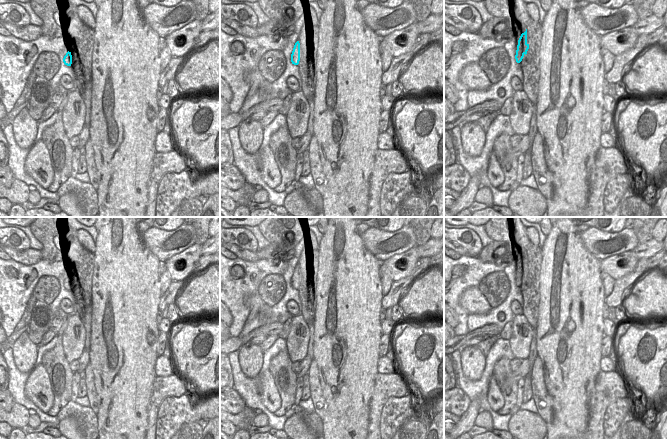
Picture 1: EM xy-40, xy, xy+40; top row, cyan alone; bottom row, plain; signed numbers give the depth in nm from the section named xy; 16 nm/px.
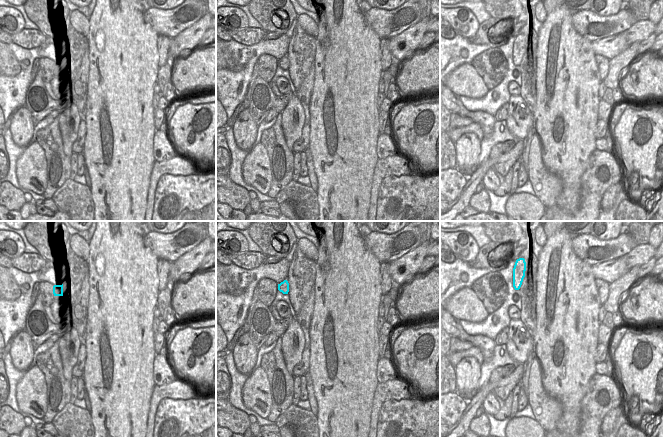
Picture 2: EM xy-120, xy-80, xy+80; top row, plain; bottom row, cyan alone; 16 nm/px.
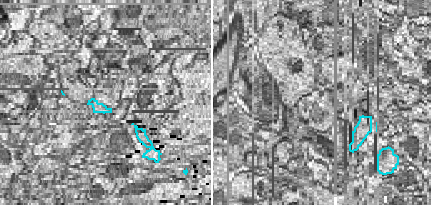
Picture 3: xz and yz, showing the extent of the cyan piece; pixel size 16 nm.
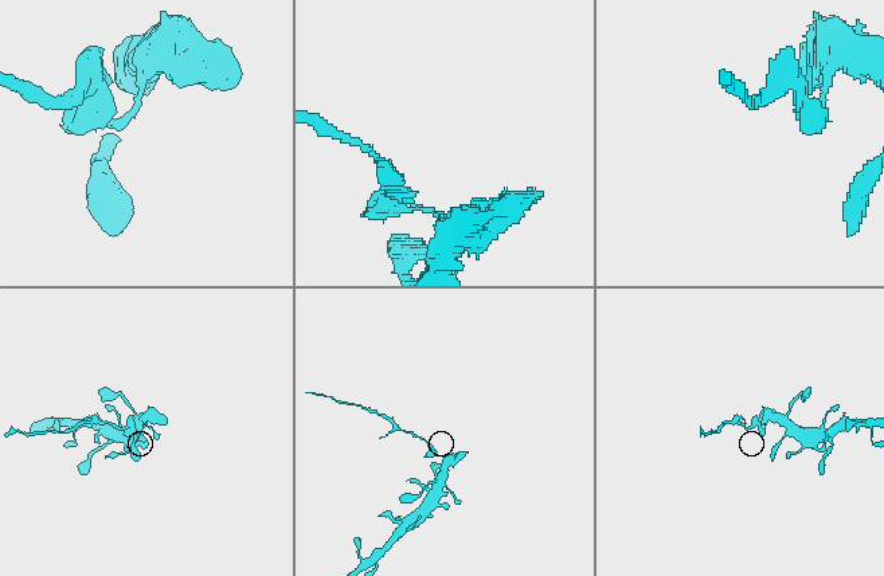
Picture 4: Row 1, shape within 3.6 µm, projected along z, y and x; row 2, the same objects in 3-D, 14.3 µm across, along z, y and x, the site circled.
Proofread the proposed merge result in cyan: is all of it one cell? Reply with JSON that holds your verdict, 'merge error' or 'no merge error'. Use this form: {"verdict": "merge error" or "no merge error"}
{"verdict": "merge error"}

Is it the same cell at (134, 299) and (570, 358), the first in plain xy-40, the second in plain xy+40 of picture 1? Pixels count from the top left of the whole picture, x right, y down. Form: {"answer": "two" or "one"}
{"answer": "one"}

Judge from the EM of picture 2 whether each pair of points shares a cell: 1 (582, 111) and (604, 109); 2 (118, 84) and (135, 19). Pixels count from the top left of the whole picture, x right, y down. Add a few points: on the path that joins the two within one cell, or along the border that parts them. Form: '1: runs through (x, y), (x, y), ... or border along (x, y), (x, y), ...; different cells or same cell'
1: border along (600, 99), (597, 119); different cells
2: runs through (123, 68), (123, 35); same cell

